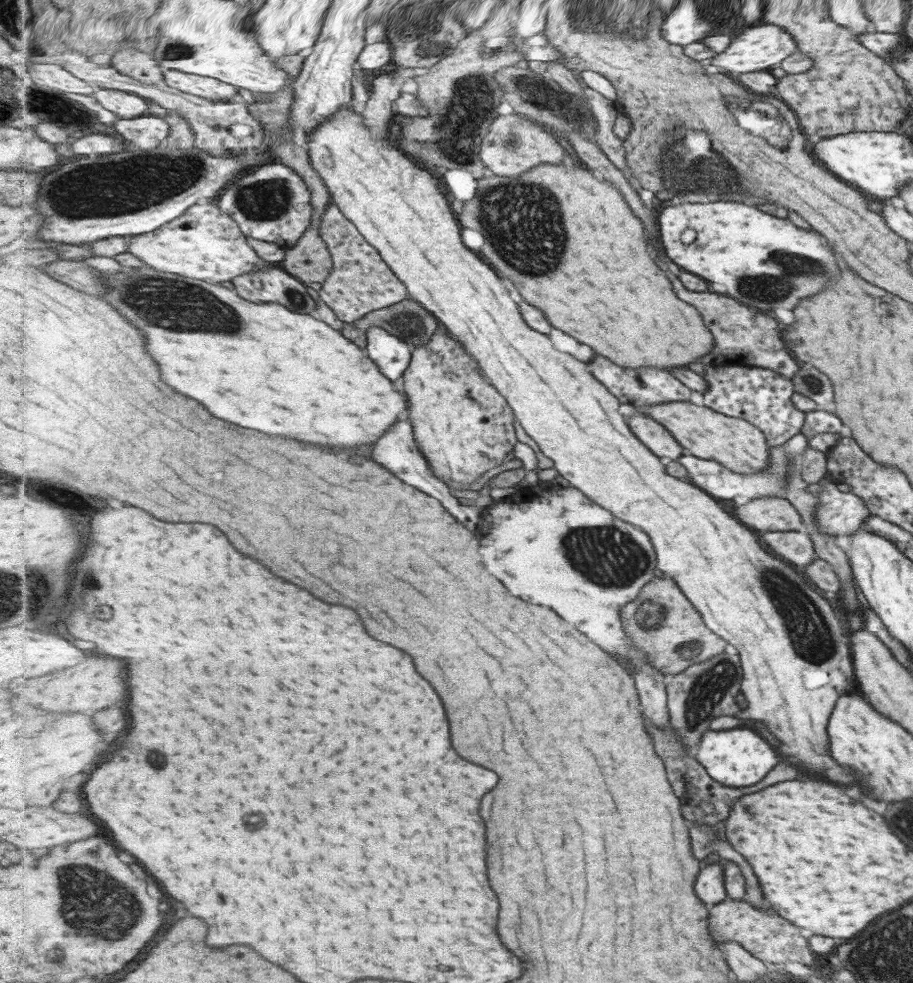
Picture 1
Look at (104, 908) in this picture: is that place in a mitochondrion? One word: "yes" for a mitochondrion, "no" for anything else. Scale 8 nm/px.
yes

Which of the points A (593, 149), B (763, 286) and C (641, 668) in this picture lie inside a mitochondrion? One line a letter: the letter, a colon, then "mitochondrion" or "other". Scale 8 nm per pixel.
A: other
B: mitochondrion
C: other

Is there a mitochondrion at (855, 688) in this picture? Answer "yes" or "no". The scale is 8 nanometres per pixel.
no

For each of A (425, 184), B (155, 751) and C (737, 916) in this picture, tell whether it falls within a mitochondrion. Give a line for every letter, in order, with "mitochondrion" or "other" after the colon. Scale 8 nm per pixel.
A: other
B: mitochondrion
C: other

